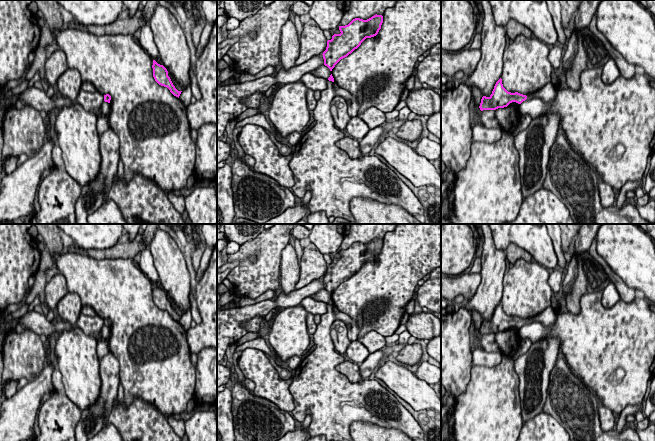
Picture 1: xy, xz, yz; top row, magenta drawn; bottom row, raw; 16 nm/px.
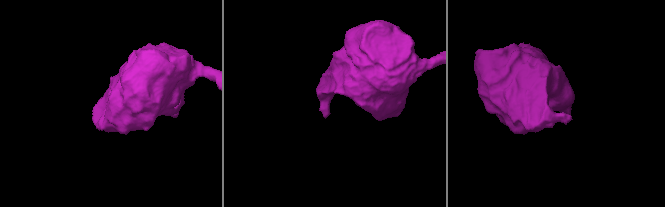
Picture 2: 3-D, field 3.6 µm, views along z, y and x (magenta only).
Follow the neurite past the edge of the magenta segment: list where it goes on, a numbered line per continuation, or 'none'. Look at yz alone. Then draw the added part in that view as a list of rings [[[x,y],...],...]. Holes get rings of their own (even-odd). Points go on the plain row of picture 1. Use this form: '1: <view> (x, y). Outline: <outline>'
1: yz (548, 317). Outline: [[[548,307],[546,310],[540,314],[527,319],[527,323],[530,322],[540,322],[543,326],[548,326],[549,330],[552,330],[556,319],[558,318],[559,310],[553,310],[552,307]]]

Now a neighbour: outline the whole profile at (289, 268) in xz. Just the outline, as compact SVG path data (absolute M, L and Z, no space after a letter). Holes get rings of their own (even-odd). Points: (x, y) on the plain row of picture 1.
M290 242L281 252L280 286L286 294L296 290L300 278L300 266L293 243Z

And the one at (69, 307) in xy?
M73 292L66 293L58 302L57 310L59 319L76 325L82 309L81 299Z

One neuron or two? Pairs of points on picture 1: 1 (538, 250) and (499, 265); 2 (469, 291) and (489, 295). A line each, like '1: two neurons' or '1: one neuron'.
1: two neurons
2: two neurons

